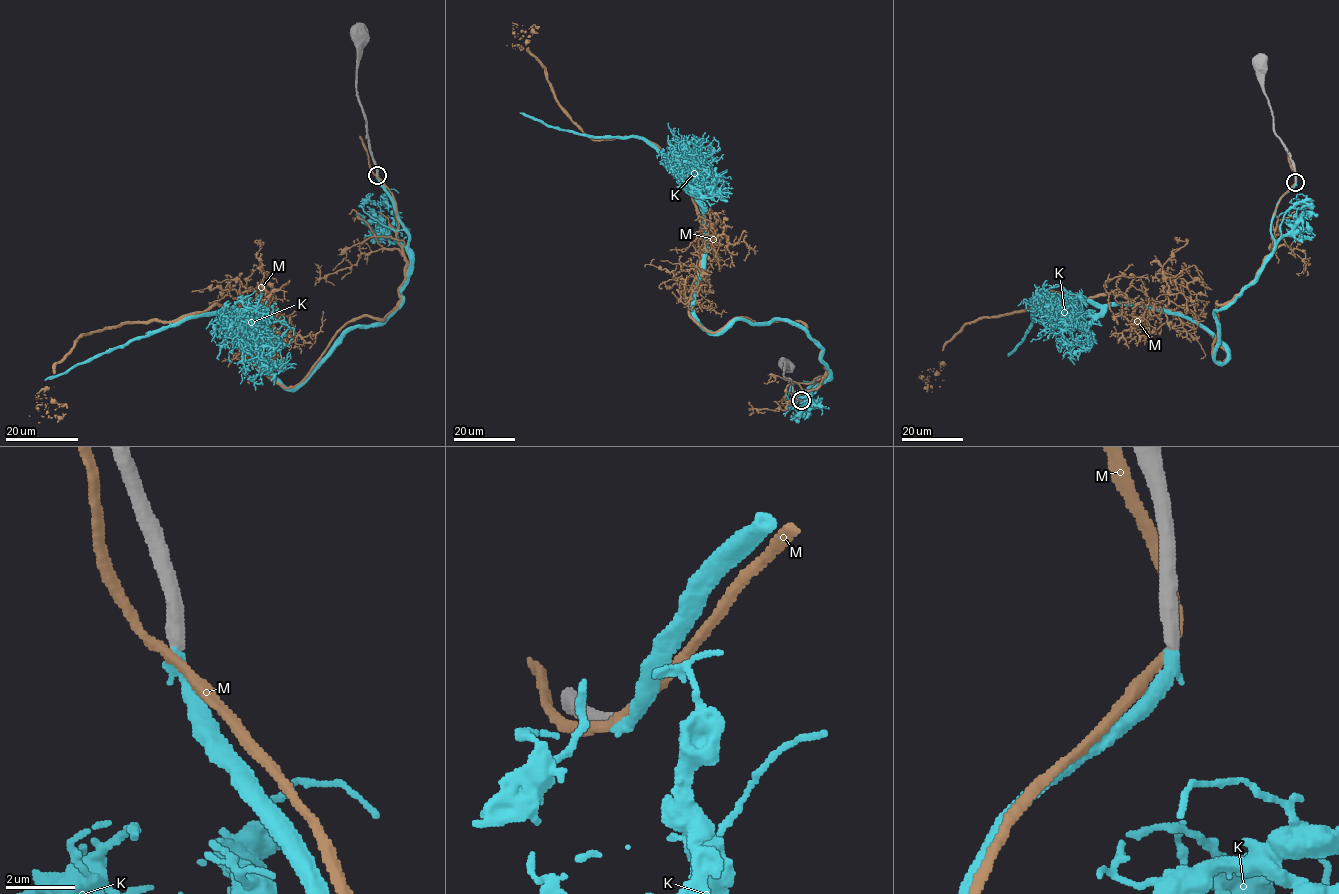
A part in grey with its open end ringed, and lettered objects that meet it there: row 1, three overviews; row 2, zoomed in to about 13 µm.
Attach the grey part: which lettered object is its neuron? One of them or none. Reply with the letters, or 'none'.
K

